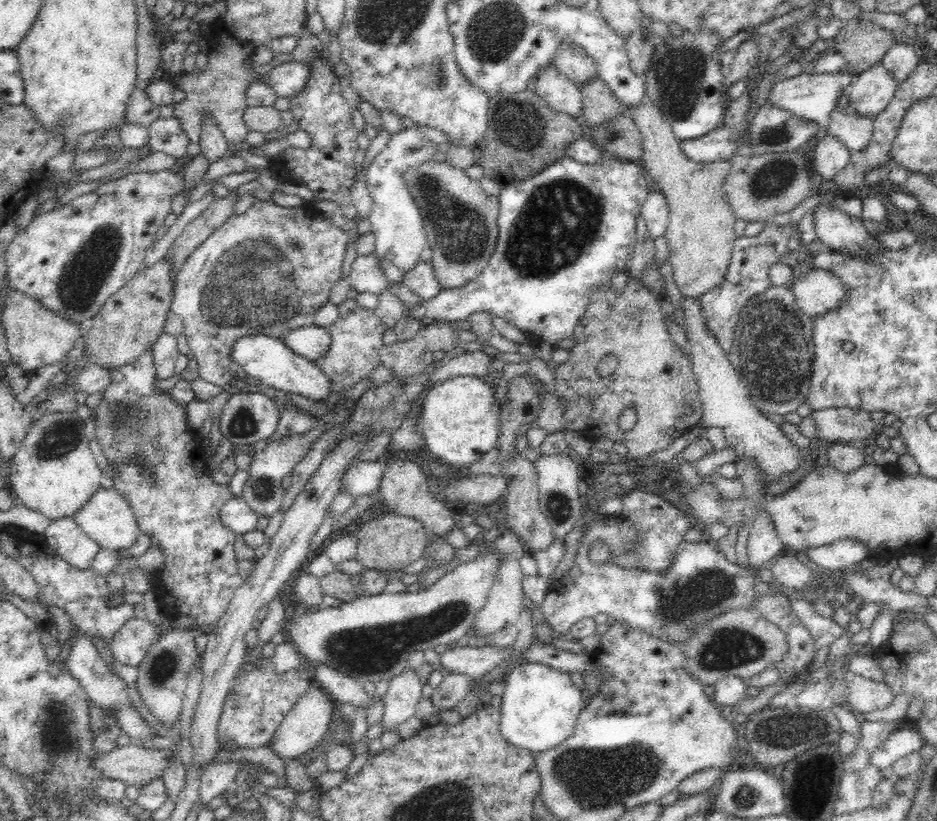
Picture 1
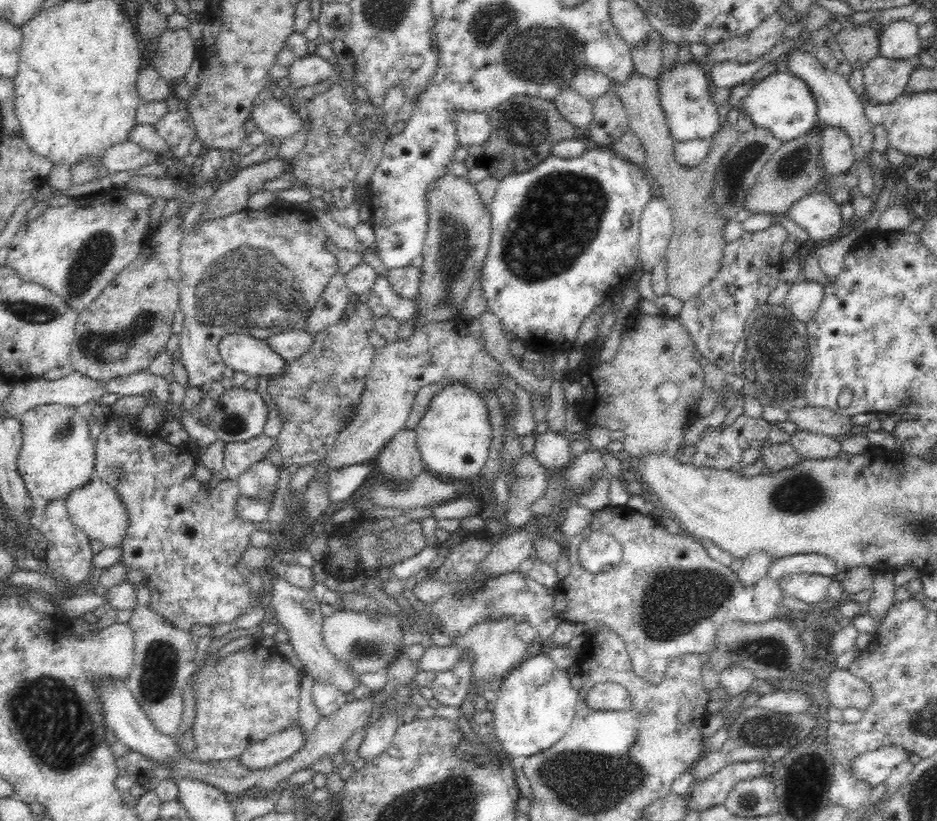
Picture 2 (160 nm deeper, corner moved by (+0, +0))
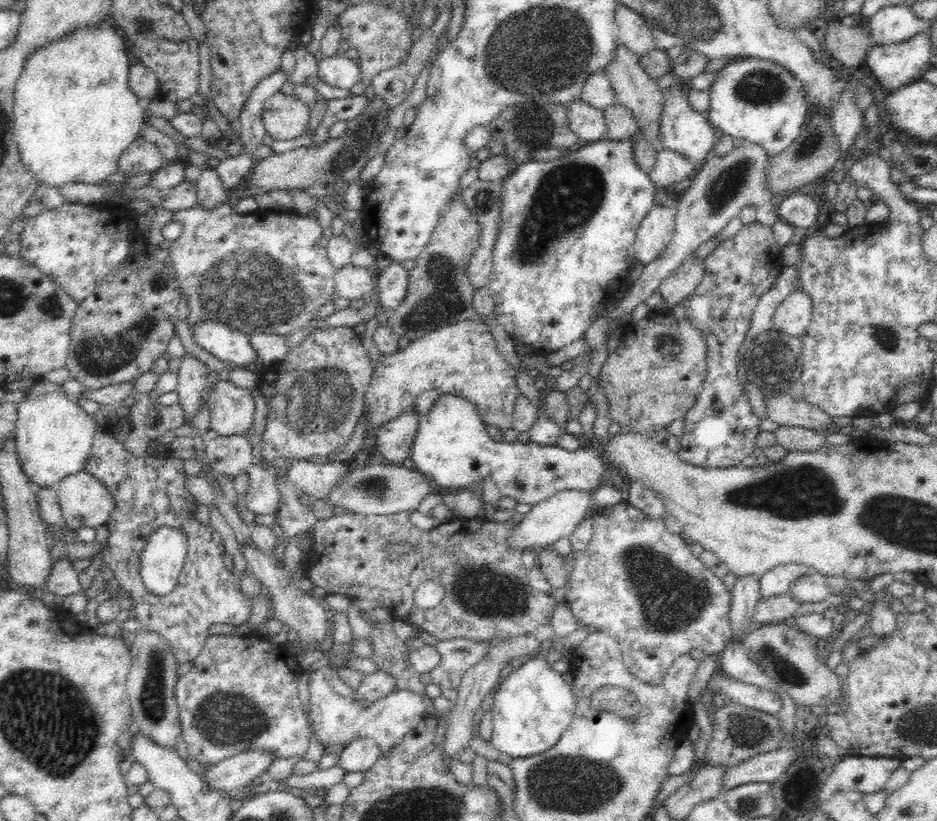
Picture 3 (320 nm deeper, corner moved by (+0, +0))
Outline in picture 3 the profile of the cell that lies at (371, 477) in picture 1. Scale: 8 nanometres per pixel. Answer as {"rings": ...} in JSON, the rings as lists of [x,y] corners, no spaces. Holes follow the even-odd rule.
{"rings":[[[289,459],[283,472],[300,491],[324,498],[348,474],[348,468],[343,461],[316,464],[308,459]]]}

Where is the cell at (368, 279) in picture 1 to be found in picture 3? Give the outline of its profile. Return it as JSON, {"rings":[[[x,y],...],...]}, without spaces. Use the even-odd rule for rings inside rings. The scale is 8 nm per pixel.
{"rings":[[[350,262],[342,268],[335,268],[333,281],[336,297],[357,301],[371,290],[372,276],[367,268]]]}

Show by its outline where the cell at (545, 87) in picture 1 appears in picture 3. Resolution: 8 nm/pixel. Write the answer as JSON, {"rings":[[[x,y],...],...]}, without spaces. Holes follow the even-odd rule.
{"rings":[[[581,100],[567,105],[569,128],[577,138],[584,142],[596,142],[605,138],[607,133],[606,119],[603,111],[598,110]]]}

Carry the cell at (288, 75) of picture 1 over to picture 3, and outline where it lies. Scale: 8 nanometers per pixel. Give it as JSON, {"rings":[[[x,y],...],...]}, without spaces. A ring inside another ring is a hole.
{"rings":[[[344,54],[324,57],[317,63],[320,80],[330,84],[330,86],[346,90],[357,82],[361,82],[359,64],[356,60],[346,57]]]}

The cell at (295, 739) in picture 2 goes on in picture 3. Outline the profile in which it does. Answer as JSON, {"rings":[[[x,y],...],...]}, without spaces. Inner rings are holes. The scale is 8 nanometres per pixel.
{"rings":[[[260,749],[239,752],[230,758],[220,760],[218,764],[205,768],[202,779],[215,792],[236,792],[261,777],[270,766],[274,755]]]}

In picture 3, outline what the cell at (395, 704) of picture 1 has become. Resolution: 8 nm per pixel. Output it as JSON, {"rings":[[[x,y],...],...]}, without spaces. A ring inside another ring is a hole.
{"rings":[[[358,739],[344,746],[336,765],[349,772],[366,772],[380,757],[380,749],[372,739]]]}

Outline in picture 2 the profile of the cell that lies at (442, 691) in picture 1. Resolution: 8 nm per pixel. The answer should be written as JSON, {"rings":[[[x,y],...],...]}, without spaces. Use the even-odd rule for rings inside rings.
{"rings":[[[464,650],[461,660],[452,669],[436,673],[430,688],[439,705],[462,706],[471,684],[472,664],[471,654]]]}

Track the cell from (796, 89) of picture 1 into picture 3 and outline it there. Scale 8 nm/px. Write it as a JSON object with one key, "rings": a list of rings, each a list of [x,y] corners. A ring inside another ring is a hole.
{"rings":[[[754,57],[732,58],[716,71],[716,78],[712,80],[707,92],[709,94],[707,119],[712,123],[712,127],[719,129],[722,136],[729,136],[732,141],[742,139],[743,142],[760,145],[766,151],[768,161],[780,155],[780,152],[786,150],[798,138],[811,109],[804,96],[803,82],[773,60]]]}

